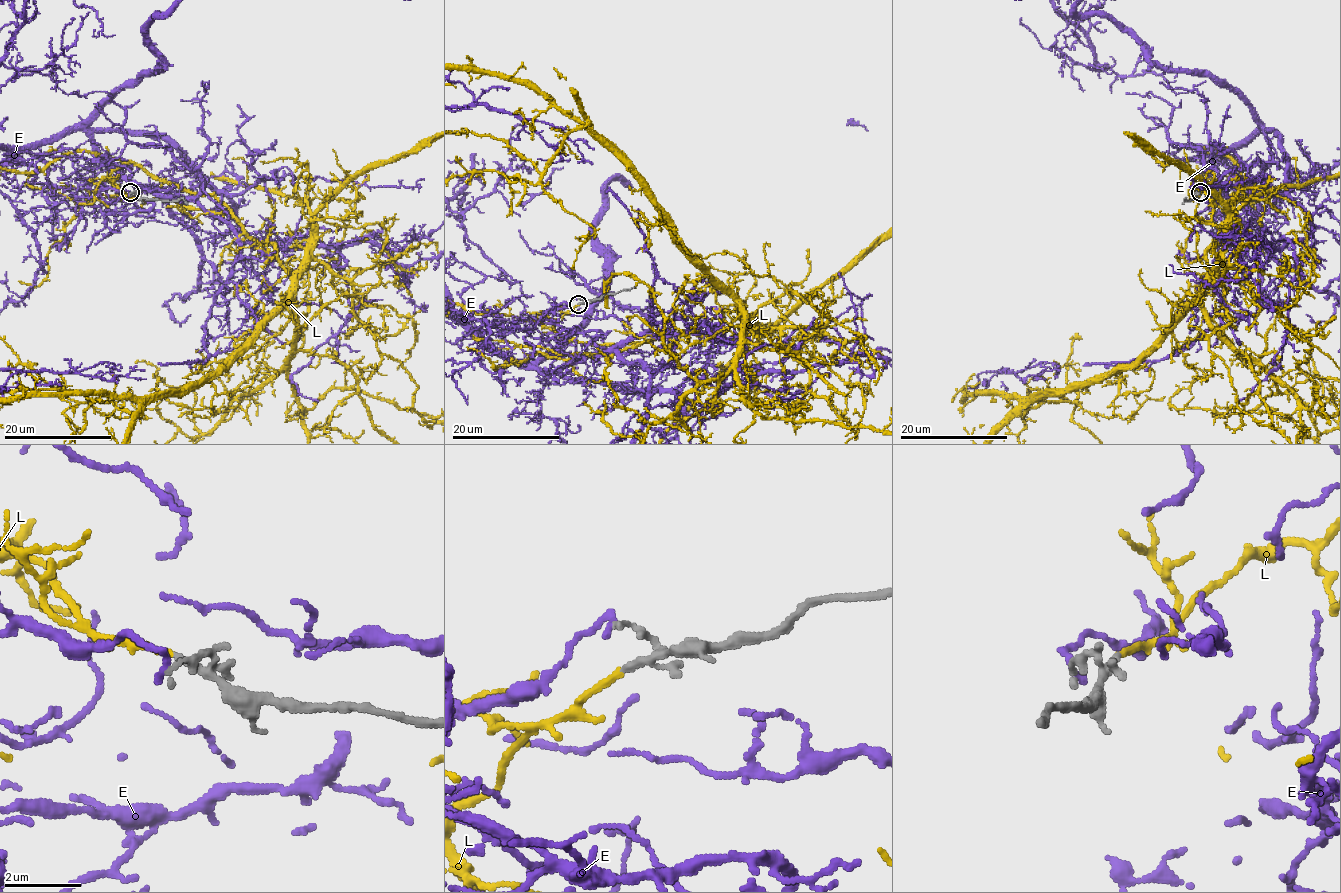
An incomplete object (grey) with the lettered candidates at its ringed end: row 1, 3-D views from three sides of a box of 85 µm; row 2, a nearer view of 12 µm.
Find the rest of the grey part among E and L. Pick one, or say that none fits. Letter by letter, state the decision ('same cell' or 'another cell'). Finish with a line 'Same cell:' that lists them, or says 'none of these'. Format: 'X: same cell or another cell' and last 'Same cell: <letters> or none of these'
E: another cell
L: same cell
Same cell: L

